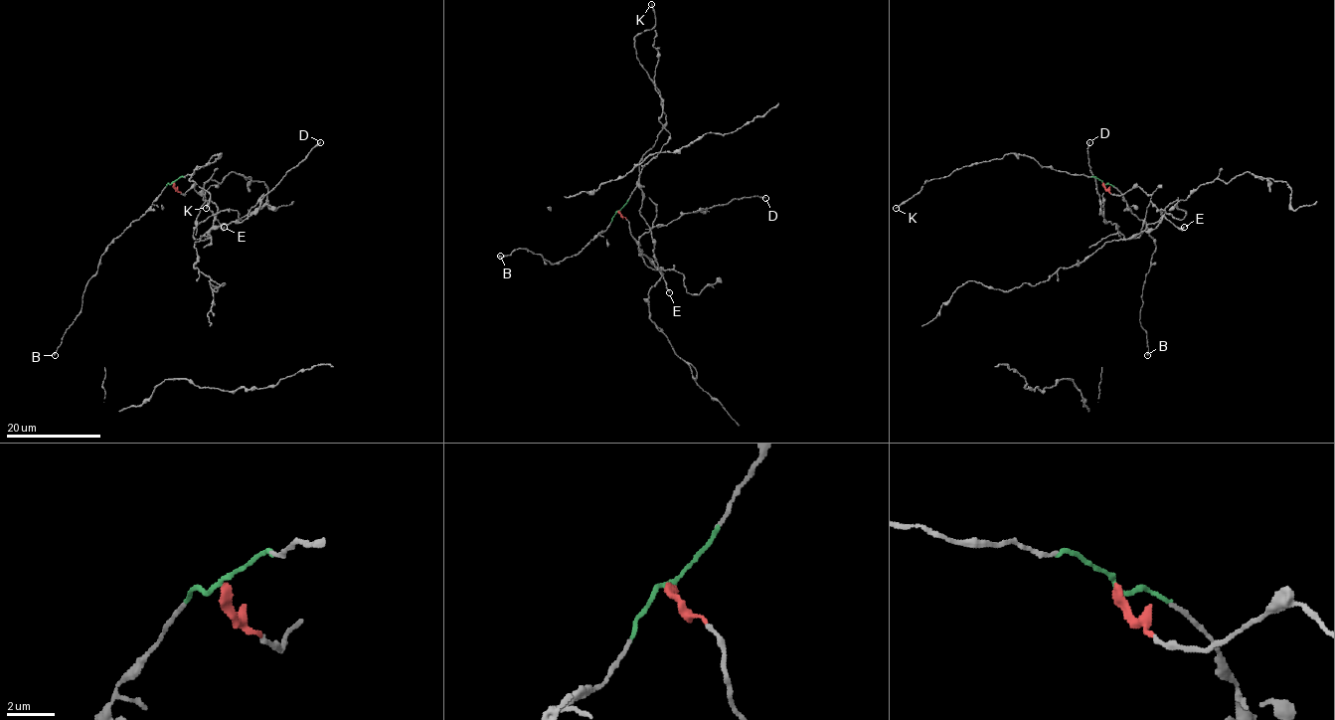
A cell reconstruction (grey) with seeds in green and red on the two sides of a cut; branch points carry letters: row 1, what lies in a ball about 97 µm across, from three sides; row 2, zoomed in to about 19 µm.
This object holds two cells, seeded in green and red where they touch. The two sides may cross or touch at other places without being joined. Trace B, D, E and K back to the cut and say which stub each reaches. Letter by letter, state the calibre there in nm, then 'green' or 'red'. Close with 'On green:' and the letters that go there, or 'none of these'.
B: calibre 240 nm; green
D: calibre 170 nm; red
E: calibre 240 nm; red
K: calibre 130 nm; green
On green: B, K

